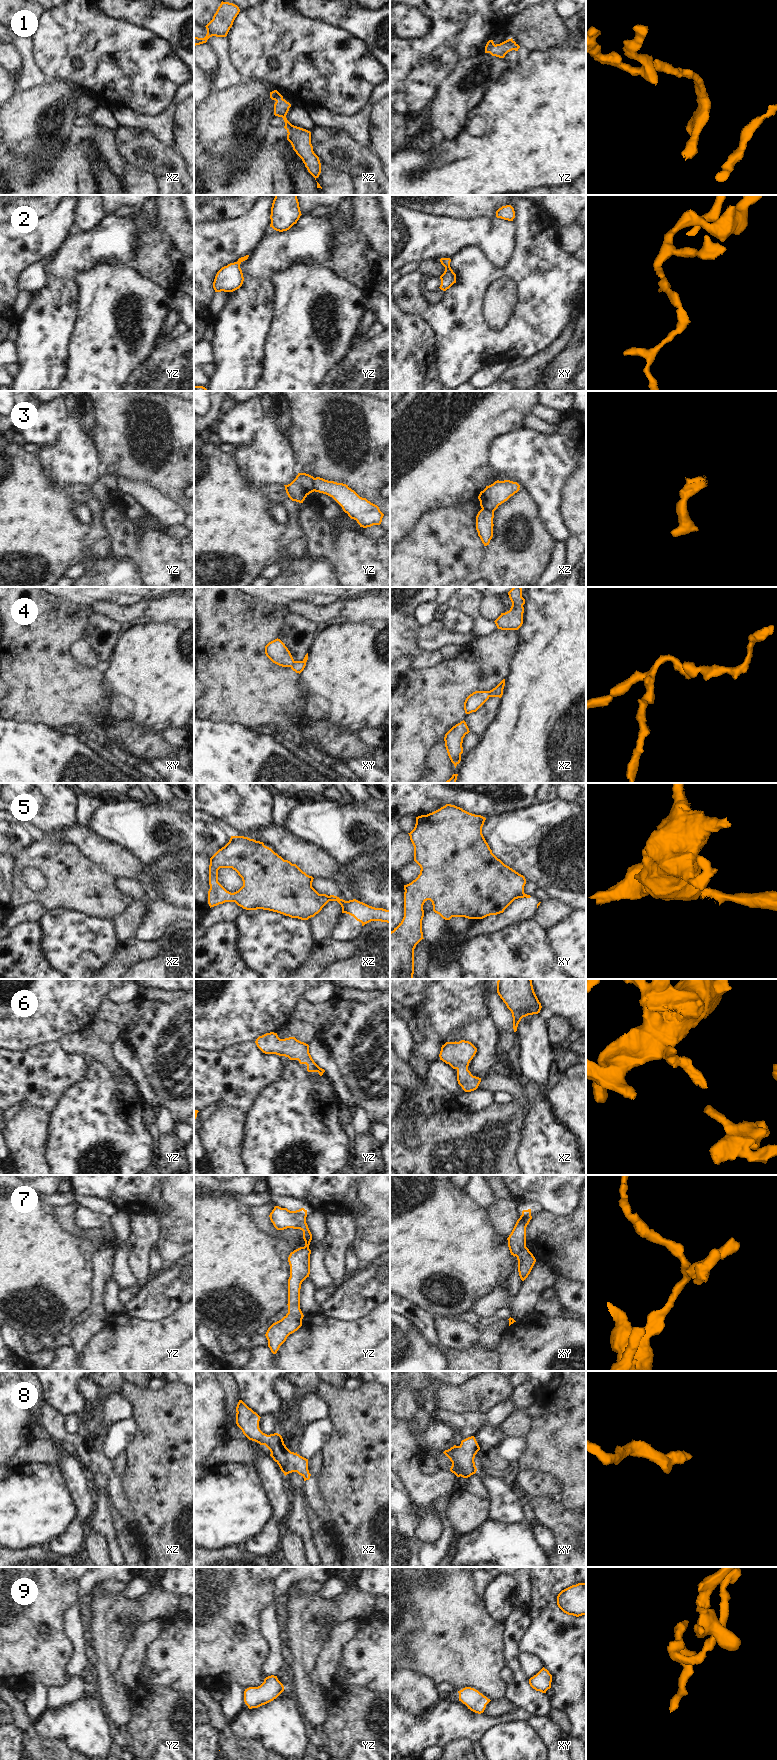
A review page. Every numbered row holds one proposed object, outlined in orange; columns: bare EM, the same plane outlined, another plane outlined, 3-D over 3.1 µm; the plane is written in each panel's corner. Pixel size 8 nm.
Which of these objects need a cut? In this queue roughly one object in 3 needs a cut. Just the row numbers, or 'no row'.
3, 5, 7

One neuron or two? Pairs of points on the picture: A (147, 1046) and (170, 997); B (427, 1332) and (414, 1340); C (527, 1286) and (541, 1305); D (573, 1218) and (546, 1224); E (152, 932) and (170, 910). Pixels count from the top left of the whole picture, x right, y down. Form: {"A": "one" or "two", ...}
{"A": "two", "B": "two", "C": "two", "D": "one", "E": "one"}

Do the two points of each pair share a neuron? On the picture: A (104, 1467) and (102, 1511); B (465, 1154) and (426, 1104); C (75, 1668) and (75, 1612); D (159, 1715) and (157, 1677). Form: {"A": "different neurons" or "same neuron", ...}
{"A": "different neurons", "B": "different neurons", "C": "same neuron", "D": "different neurons"}

